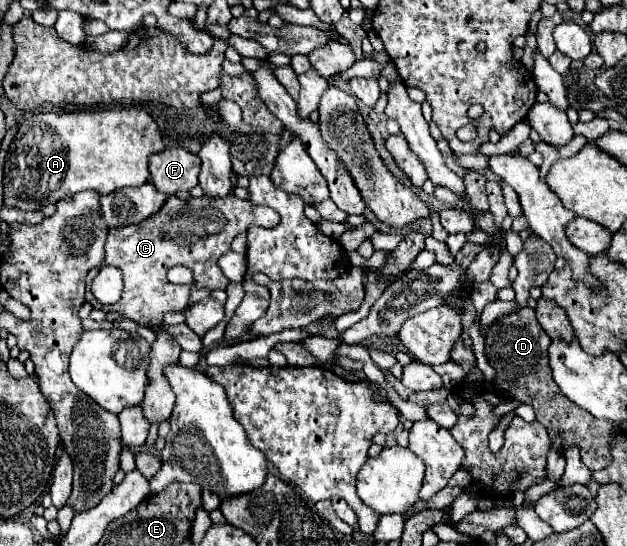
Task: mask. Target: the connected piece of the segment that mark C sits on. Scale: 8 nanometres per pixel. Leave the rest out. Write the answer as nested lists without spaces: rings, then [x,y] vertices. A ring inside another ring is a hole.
[[[174,195],[168,197],[164,207],[148,217],[144,223],[132,225],[132,227],[112,227],[108,231],[106,239],[106,253],[104,253],[104,265],[114,265],[122,269],[124,273],[124,291],[118,303],[114,305],[100,305],[90,291],[90,283],[94,275],[100,271],[100,267],[94,267],[88,271],[84,283],[86,283],[86,301],[94,309],[102,309],[106,313],[116,311],[130,321],[138,325],[160,325],[164,319],[164,313],[170,311],[184,311],[188,307],[190,299],[190,287],[186,285],[172,285],[166,279],[166,271],[174,265],[190,267],[194,273],[196,287],[204,289],[226,289],[228,279],[218,267],[218,257],[230,251],[230,243],[238,233],[244,233],[250,225],[260,227],[276,227],[280,221],[280,215],[276,215],[270,207],[260,207],[252,203],[244,203],[242,199],[234,195],[226,195],[224,199],[210,199],[208,205],[198,205],[194,201],[182,201]]]

